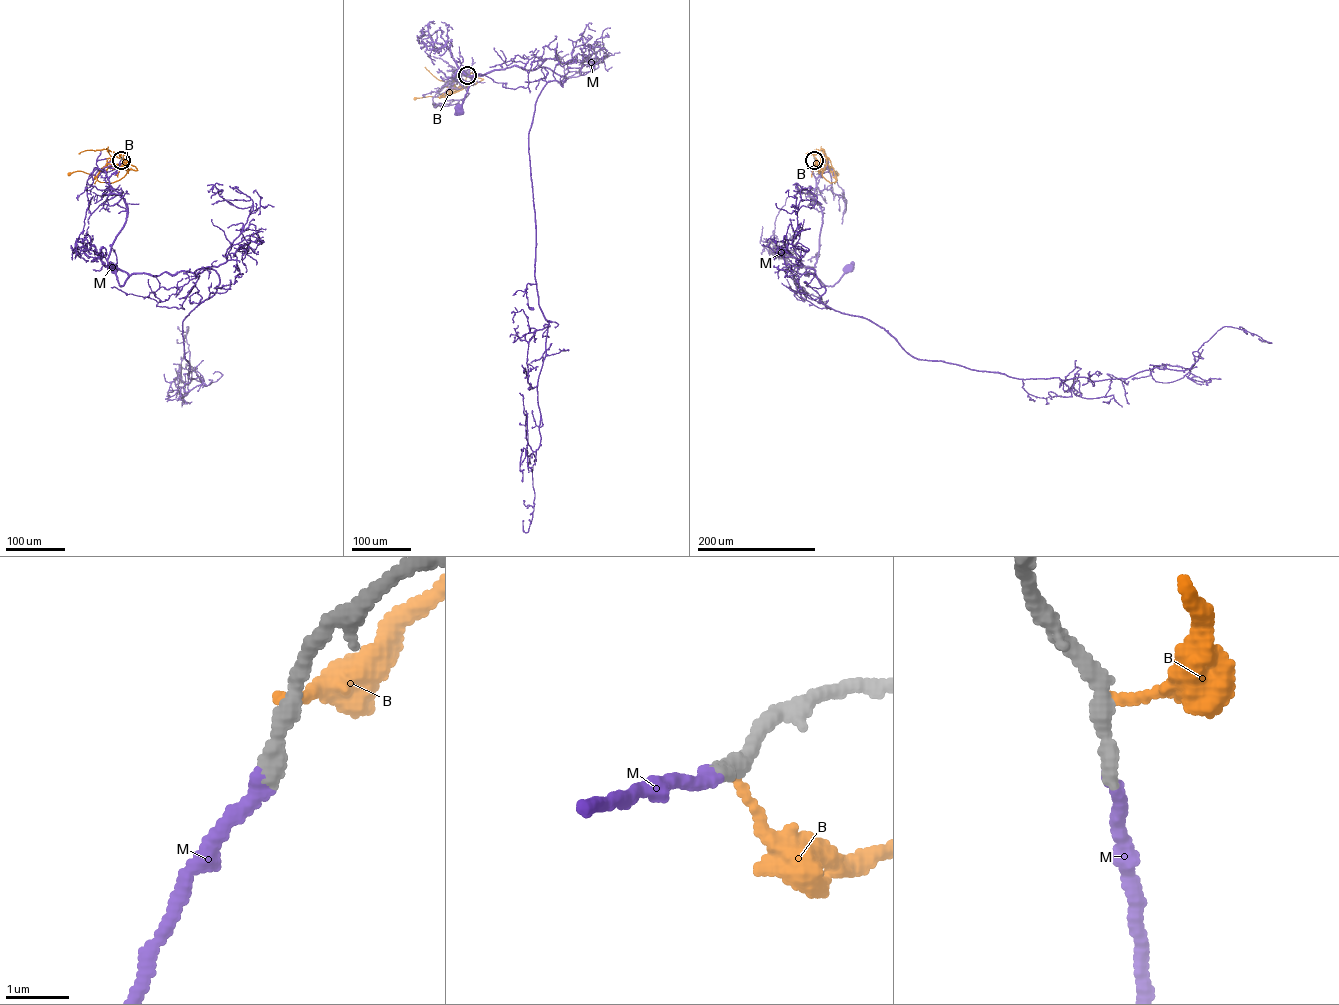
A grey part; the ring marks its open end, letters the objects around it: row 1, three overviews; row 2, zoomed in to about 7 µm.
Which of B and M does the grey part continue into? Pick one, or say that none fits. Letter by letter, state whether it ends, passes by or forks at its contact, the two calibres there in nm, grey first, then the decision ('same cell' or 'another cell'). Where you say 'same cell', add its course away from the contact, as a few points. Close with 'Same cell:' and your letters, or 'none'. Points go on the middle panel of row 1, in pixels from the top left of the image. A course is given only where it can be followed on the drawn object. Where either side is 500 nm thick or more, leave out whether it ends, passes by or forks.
B: it ends; calibres 280 and 130 nm; another cell
M: it ends; calibres 280 and 220 nm; same cell; course (467, 75), (454, 77), (468, 75), (473, 83), (453, 76), (458, 69), (474, 75), (458, 106)
Same cell: M

